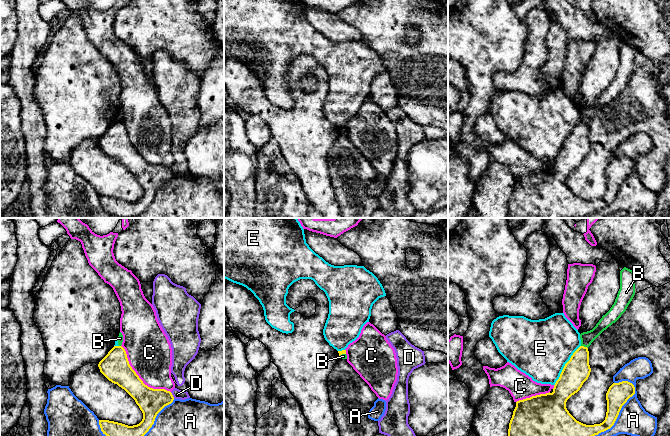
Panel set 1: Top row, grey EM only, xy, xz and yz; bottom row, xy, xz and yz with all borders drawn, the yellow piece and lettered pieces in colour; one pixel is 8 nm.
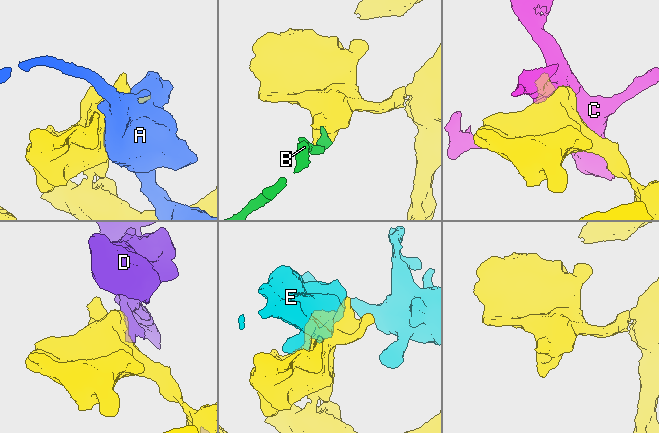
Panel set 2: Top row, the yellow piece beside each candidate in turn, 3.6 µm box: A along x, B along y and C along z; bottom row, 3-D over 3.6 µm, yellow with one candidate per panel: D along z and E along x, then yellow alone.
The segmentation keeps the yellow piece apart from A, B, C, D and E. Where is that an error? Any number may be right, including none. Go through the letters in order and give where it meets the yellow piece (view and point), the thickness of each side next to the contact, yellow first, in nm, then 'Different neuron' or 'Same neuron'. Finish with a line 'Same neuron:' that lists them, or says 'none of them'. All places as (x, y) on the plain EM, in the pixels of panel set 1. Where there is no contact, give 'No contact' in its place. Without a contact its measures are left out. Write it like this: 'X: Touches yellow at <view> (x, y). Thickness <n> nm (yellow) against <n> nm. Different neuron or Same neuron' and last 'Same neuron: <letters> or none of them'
A: Touches yellow at yz (615, 196). Thickness 180 nm (yellow) against 240 nm. Different neuron
B: Touches yellow at yz (583, 122). Thickness 220 nm (yellow) against 100 nm. Different neuron
C: Touches yellow at xy (138, 153). Thickness 220 nm (yellow) against 360 nm. Different neuron
D: Touches yellow at xy (172, 171). Thickness 220 nm (yellow) against 80 nm. Different neuron
E: Touches yellow at yz (565, 141). Thickness 220 nm (yellow) against 460 nm. Different neuron
Same neuron: none of them

